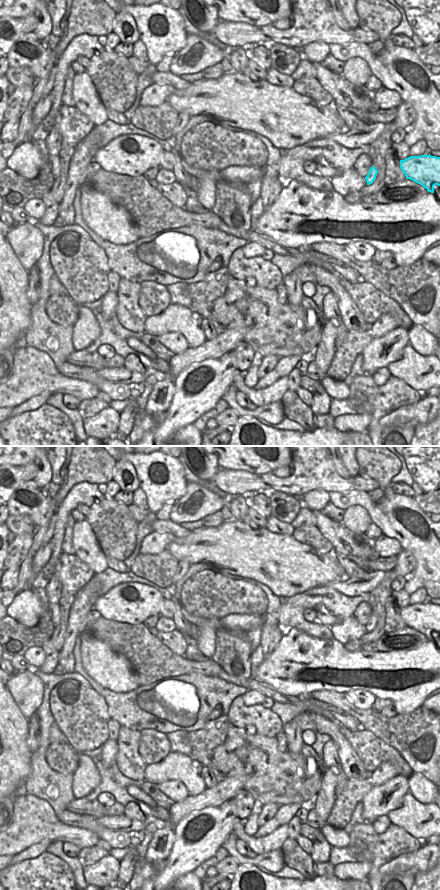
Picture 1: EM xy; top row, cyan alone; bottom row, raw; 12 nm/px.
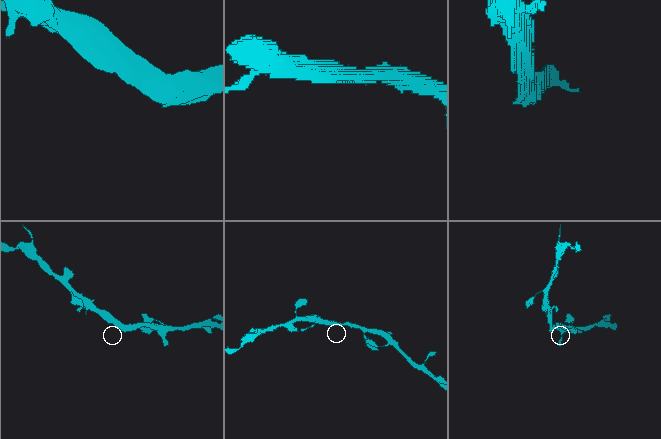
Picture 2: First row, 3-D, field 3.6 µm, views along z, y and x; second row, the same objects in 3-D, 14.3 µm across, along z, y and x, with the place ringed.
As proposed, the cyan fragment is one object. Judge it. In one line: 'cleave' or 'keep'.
keep

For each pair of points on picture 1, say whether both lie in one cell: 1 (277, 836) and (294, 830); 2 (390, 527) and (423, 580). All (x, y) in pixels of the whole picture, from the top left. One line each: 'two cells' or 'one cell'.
1: two cells
2: one cell

